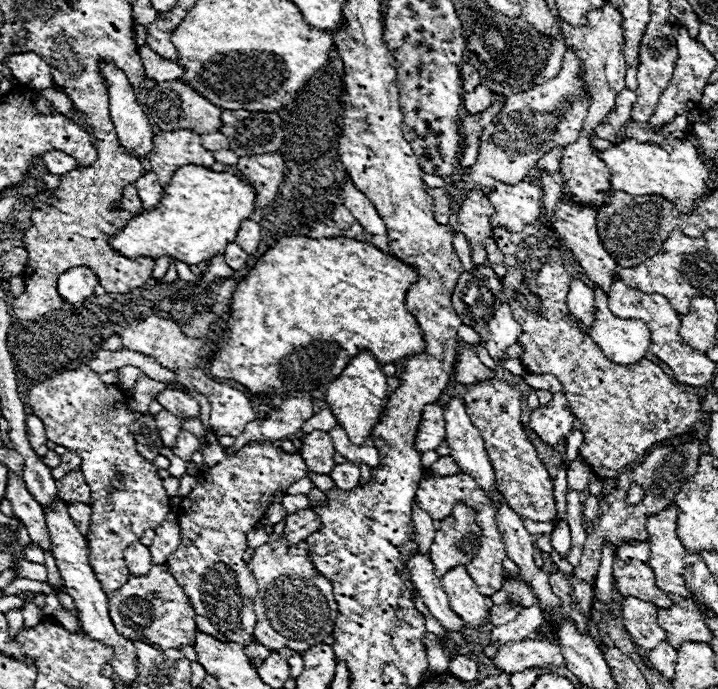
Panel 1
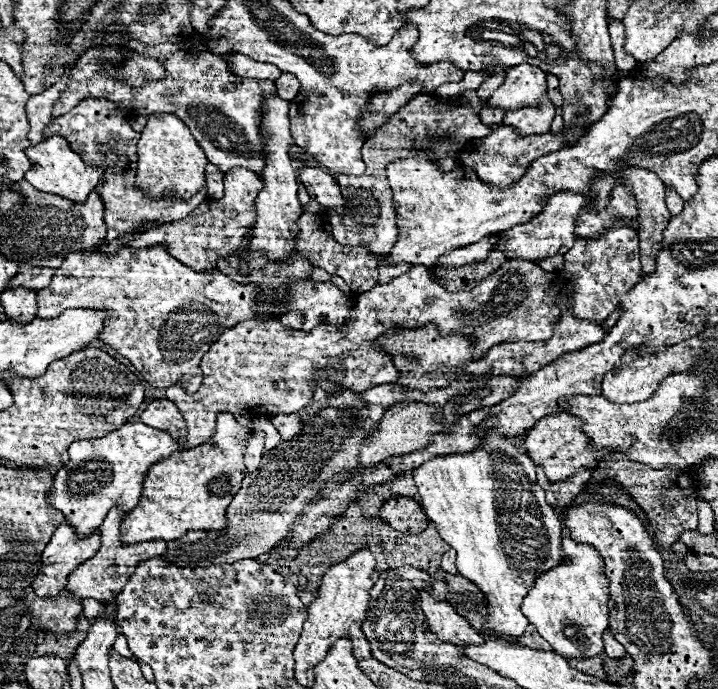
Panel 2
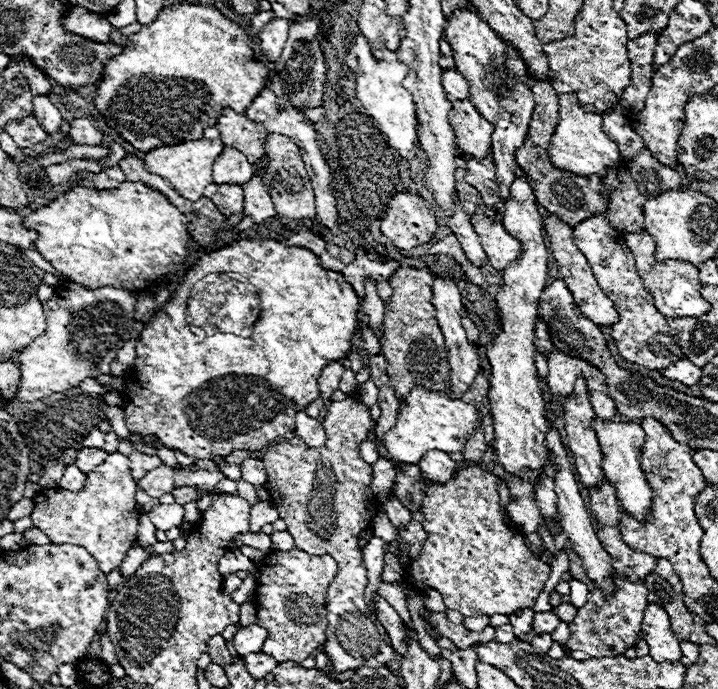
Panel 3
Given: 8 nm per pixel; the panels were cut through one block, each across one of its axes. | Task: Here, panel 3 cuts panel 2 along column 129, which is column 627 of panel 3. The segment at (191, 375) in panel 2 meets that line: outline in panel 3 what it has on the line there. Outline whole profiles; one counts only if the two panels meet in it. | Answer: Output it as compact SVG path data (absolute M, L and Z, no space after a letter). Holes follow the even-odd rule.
M600 214L600 216L584 220L584 224L580 224L580 226L574 226L572 238L574 238L576 246L582 250L582 254L588 258L588 264L592 266L596 280L606 290L608 298L612 298L612 302L620 314L620 320L614 326L610 326L610 330L612 330L610 336L616 342L618 354L628 362L636 362L636 364L648 366L652 370L654 368L664 370L672 362L680 360L682 350L676 342L676 330L672 330L668 326L666 318L656 310L654 298L644 290L642 278L636 272L634 256L624 242L624 234L614 230L610 226L608 218L604 214Z

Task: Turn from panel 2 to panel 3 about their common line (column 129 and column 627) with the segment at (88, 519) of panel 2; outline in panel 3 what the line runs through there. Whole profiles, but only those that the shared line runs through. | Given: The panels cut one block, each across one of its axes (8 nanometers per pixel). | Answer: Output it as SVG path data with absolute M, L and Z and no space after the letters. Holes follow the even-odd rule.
M592 420L592 426L598 436L600 452L602 452L602 470L604 478L616 488L616 496L620 498L620 504L624 510L632 514L632 518L646 522L646 516L652 508L654 492L646 480L646 472L640 466L640 454L646 442L646 434L638 422L604 422L604 420Z

